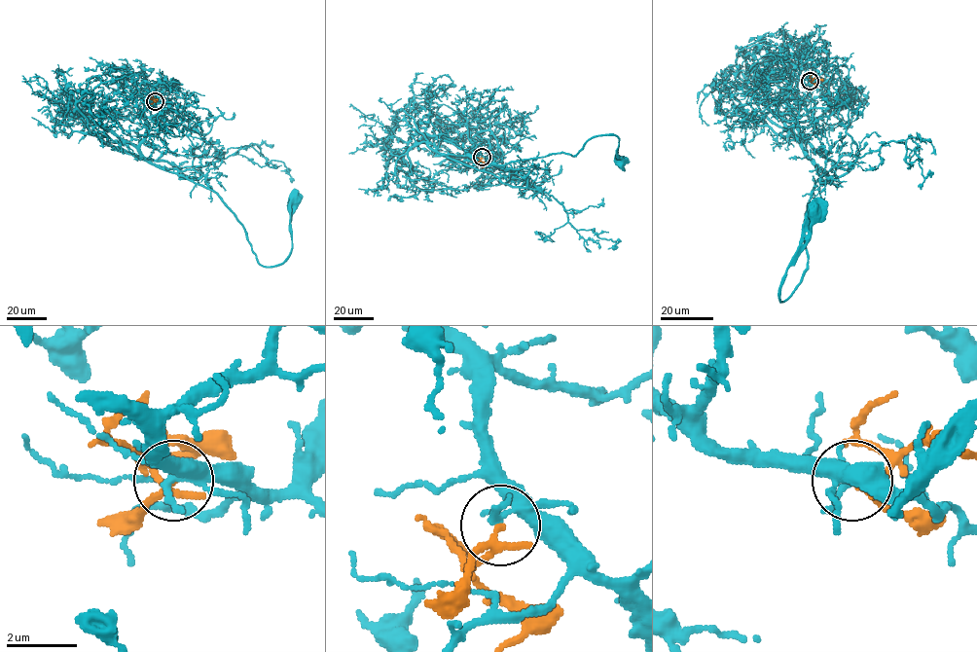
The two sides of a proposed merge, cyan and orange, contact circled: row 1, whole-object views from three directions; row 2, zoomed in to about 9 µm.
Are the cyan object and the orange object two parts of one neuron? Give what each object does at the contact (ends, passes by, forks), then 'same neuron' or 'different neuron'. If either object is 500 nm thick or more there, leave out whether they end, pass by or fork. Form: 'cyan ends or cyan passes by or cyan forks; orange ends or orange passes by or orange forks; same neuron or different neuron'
cyan forks; orange forks; different neuron

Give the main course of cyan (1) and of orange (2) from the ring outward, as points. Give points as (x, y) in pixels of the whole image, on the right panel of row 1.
1: (810, 81), (794, 75), (788, 101), (819, 177), (806, 213), (807, 268), (781, 302), (814, 211)
2: (810, 81), (822, 80)

